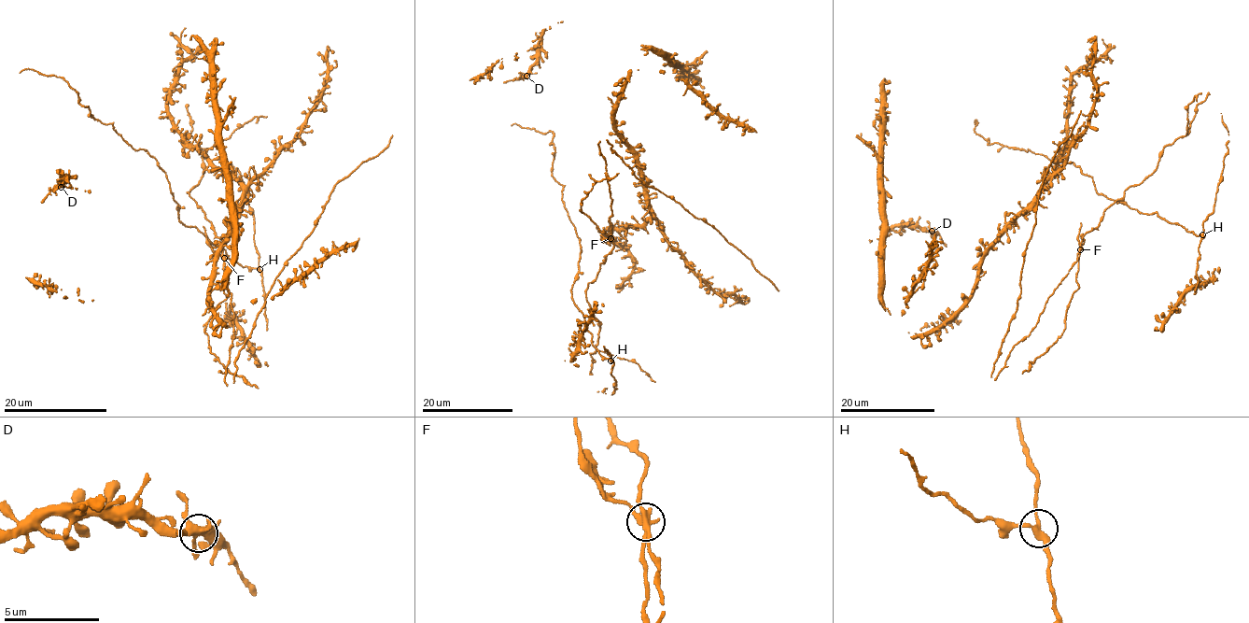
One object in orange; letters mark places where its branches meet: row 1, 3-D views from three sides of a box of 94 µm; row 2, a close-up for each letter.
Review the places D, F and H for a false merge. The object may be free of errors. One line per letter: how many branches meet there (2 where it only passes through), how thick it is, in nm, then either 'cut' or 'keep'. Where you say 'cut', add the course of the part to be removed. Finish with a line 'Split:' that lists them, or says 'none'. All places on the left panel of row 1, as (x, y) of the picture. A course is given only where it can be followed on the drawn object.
D: branches 4; calibre 400 nm; keep
F: branches 4; calibre 300 nm; cut; course (224, 258), (226, 298), (214, 309), (214, 316), (205, 327), (208, 346), (227, 370), (242, 375), (258, 388)
H: branches 3; calibre 280 nm; keep
Split: F

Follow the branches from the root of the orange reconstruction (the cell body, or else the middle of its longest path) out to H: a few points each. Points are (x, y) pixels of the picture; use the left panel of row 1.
H: (169, 184), (179, 205), (177, 217), (181, 223), (194, 227), (219, 246), (230, 259), (243, 267), (259, 269)

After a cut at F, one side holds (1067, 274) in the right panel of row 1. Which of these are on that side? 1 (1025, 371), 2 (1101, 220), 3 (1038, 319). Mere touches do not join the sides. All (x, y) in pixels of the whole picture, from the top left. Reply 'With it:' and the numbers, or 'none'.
With it: 2, 3

